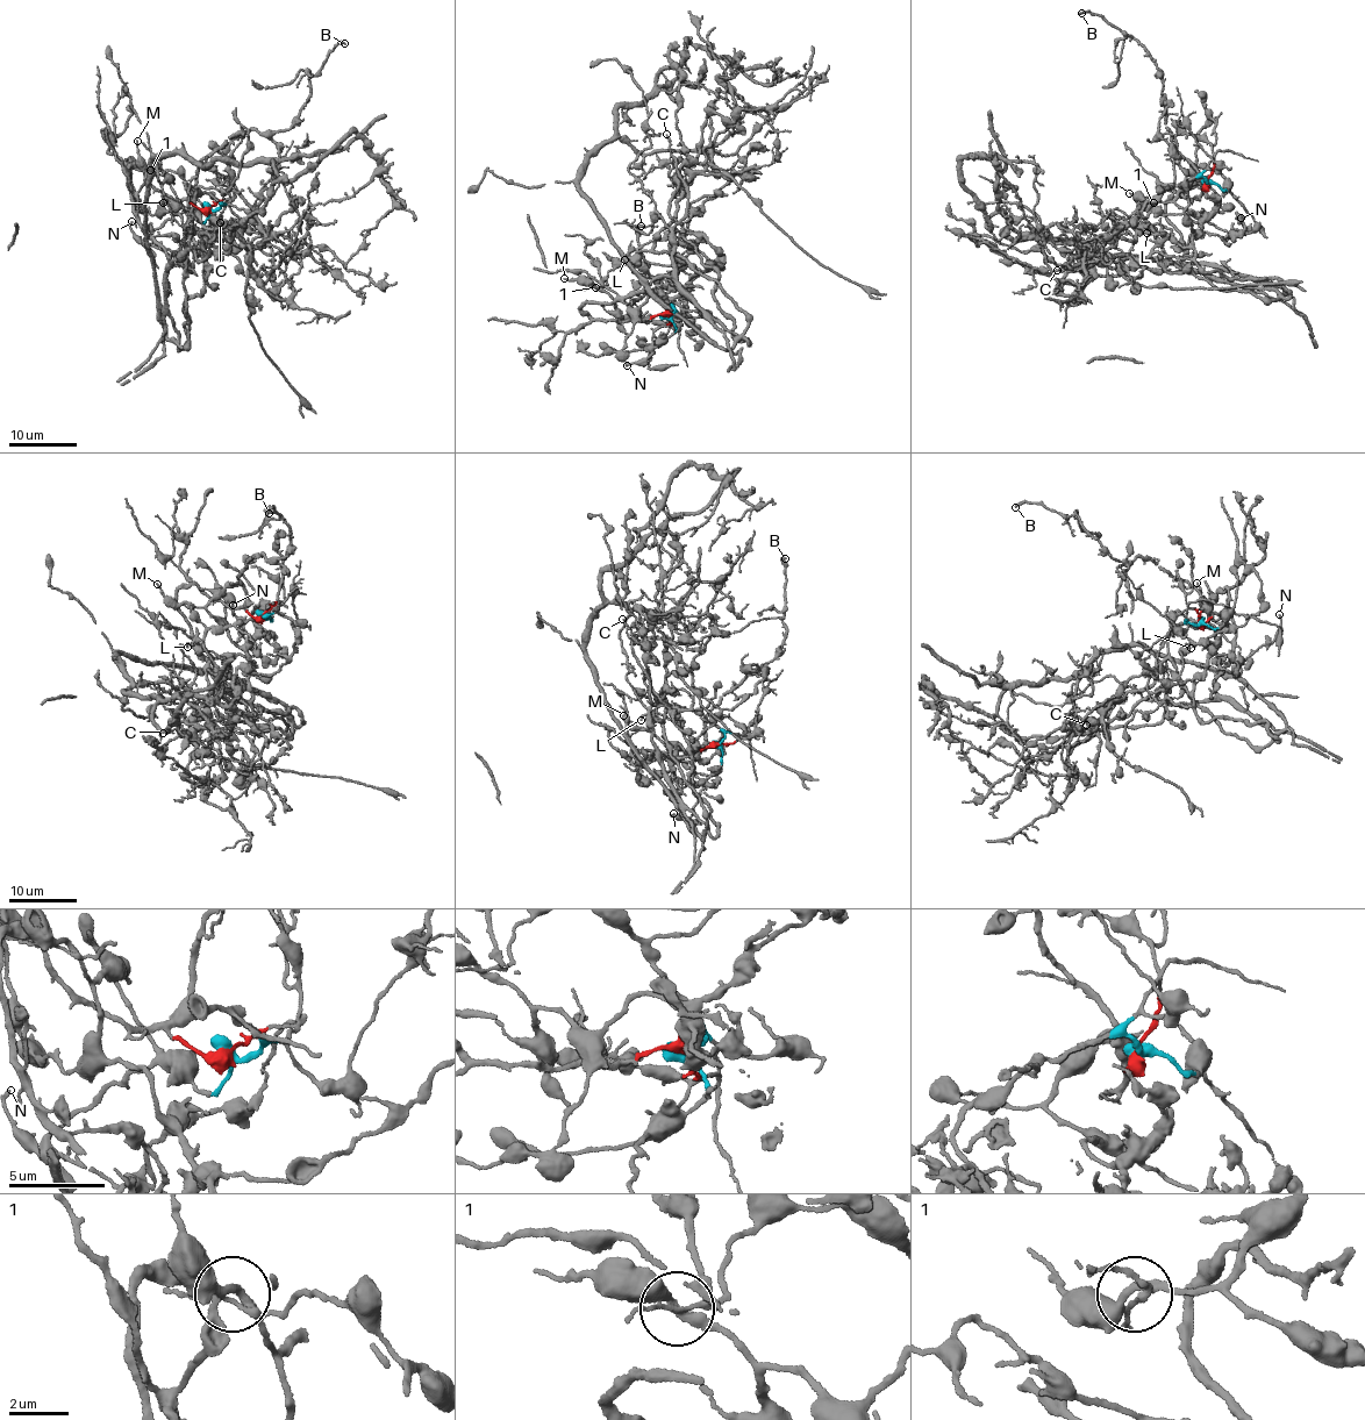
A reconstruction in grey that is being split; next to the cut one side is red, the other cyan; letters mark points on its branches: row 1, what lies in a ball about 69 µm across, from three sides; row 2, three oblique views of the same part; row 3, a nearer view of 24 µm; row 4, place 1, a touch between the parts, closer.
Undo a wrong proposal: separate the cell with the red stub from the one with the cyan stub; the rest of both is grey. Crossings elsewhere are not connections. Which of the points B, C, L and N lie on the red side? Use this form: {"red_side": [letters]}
{"red_side": ["B", "C", "L", "N"]}

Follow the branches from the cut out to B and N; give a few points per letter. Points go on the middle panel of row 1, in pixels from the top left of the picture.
B: (666, 315), (642, 321), (628, 309), (633, 299), (666, 289), (645, 275), (637, 243), (642, 226)
N: (666, 315), (599, 320), (580, 307), (650, 291), (681, 308), (683, 318), (654, 333), (651, 354), (627, 364)

